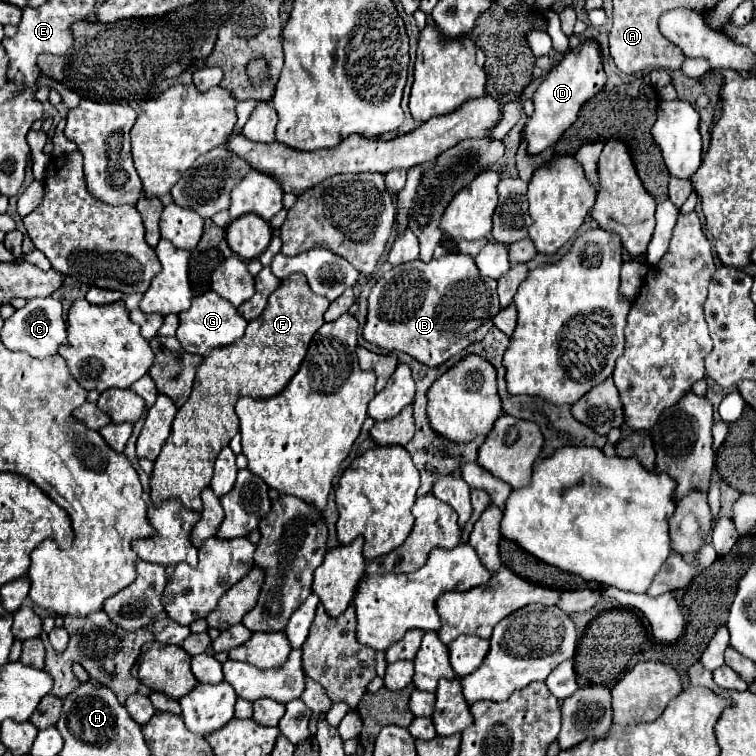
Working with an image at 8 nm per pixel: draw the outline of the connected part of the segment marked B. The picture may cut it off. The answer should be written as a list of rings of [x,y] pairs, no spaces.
[[[445,254],[431,262],[413,260],[385,272],[373,286],[369,296],[369,314],[363,338],[381,350],[401,350],[427,366],[441,366],[473,342],[481,342],[493,328],[493,318],[501,310],[497,298],[497,282],[483,278],[469,254]]]

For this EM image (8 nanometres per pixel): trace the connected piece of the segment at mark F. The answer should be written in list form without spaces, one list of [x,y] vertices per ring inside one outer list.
[[[293,274],[269,296],[263,314],[249,322],[239,342],[211,350],[199,366],[193,392],[185,406],[177,410],[173,430],[153,464],[151,502],[155,506],[161,506],[165,500],[179,500],[189,510],[203,510],[199,494],[213,478],[213,462],[239,430],[235,414],[239,396],[269,398],[283,392],[297,374],[313,334],[323,324],[327,308],[329,302],[311,292],[303,274]]]

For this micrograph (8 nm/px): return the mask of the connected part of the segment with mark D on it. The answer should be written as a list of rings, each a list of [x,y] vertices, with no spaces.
[[[585,40],[579,48],[571,50],[563,62],[565,66],[555,66],[549,70],[545,80],[539,84],[537,92],[533,94],[533,104],[535,112],[527,120],[523,128],[523,136],[527,138],[527,152],[529,154],[539,154],[545,148],[553,146],[561,134],[577,120],[577,114],[581,106],[593,98],[603,86],[605,86],[605,72],[603,72],[603,58],[601,58],[601,48],[595,40]]]

